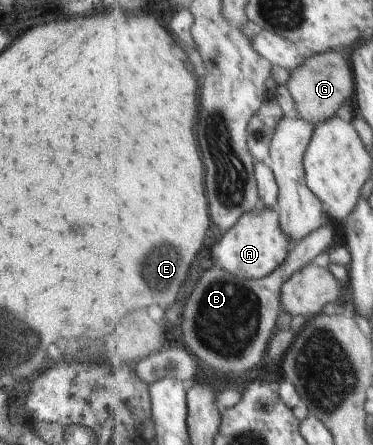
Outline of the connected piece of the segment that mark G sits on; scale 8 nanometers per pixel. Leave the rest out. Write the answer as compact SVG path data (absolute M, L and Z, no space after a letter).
M333 50L319 54L311 53L300 68L291 71L287 86L294 97L297 116L315 125L336 116L345 104L353 101L356 90L355 74L348 60Z

